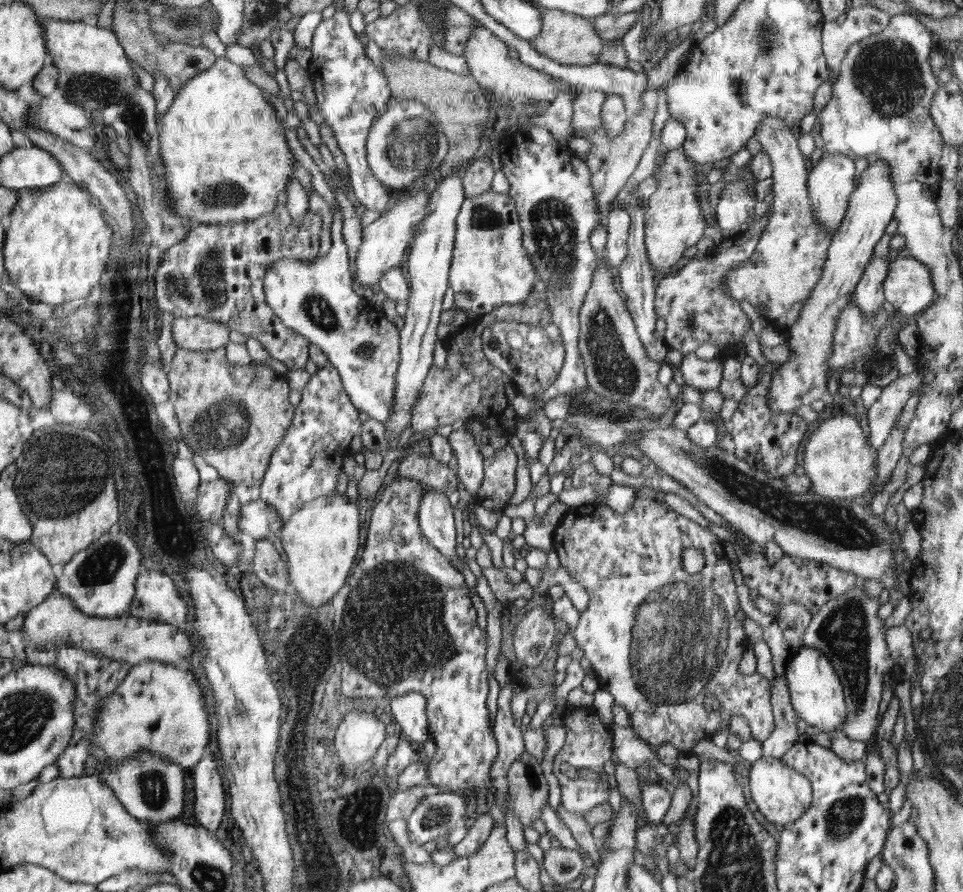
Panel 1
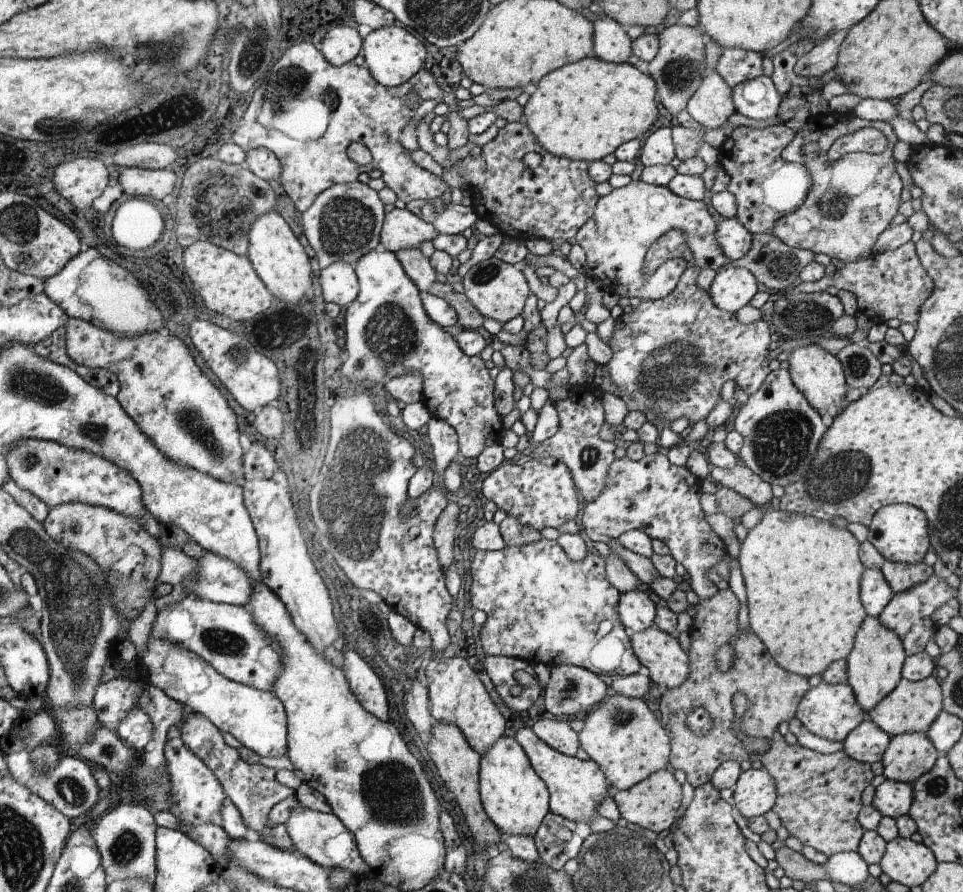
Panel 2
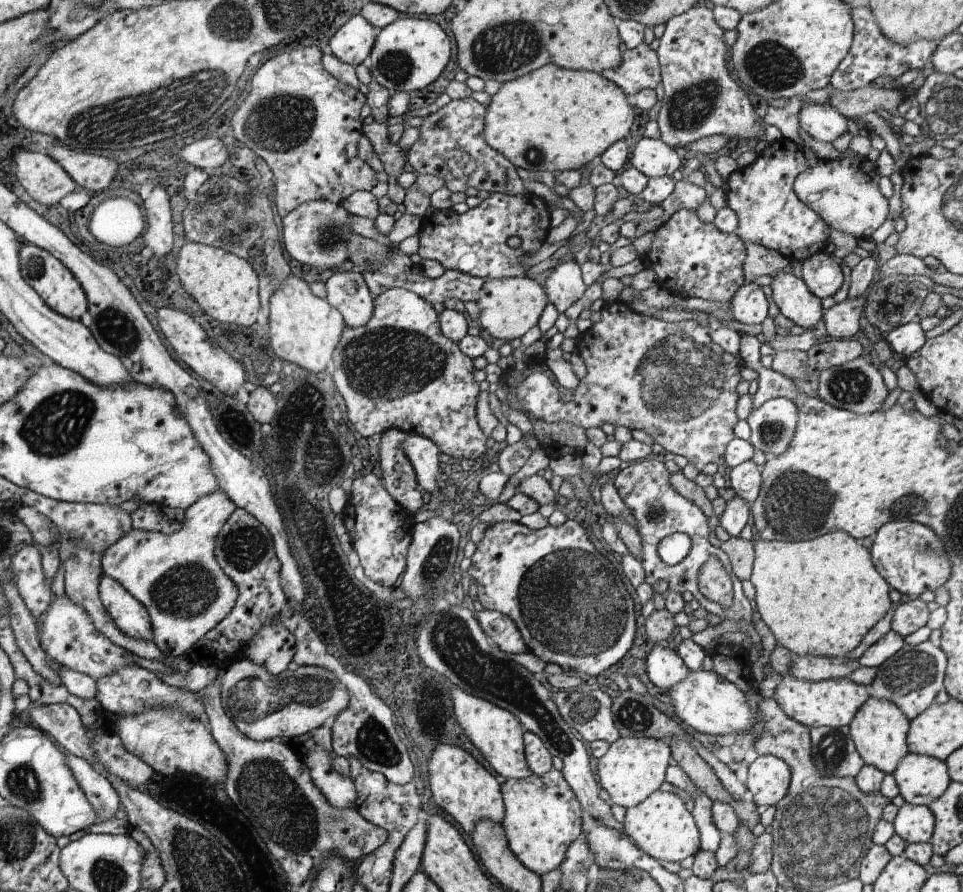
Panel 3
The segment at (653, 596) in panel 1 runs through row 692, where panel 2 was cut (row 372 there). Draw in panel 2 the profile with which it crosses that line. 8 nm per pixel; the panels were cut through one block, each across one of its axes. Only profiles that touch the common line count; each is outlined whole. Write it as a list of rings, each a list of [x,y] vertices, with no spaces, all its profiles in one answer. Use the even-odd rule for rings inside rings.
[[[671,230],[650,245],[643,262],[646,280],[663,262],[676,257],[684,257],[687,260],[685,274],[681,276],[676,290],[663,299],[642,301],[633,312],[623,313],[615,319],[614,334],[608,344],[614,354],[606,367],[614,384],[620,388],[617,396],[627,404],[629,412],[642,411],[646,414],[646,410],[650,408],[657,416],[662,414],[662,420],[666,418],[668,424],[681,416],[695,424],[698,420],[706,419],[716,406],[717,400],[722,400],[722,388],[726,388],[730,380],[735,380],[737,386],[749,396],[757,392],[772,372],[770,361],[777,353],[770,350],[770,344],[774,344],[774,324],[771,319],[760,319],[743,325],[736,313],[723,311],[713,303],[709,291],[697,285],[701,268],[695,263],[686,244],[685,234],[681,230]]]

